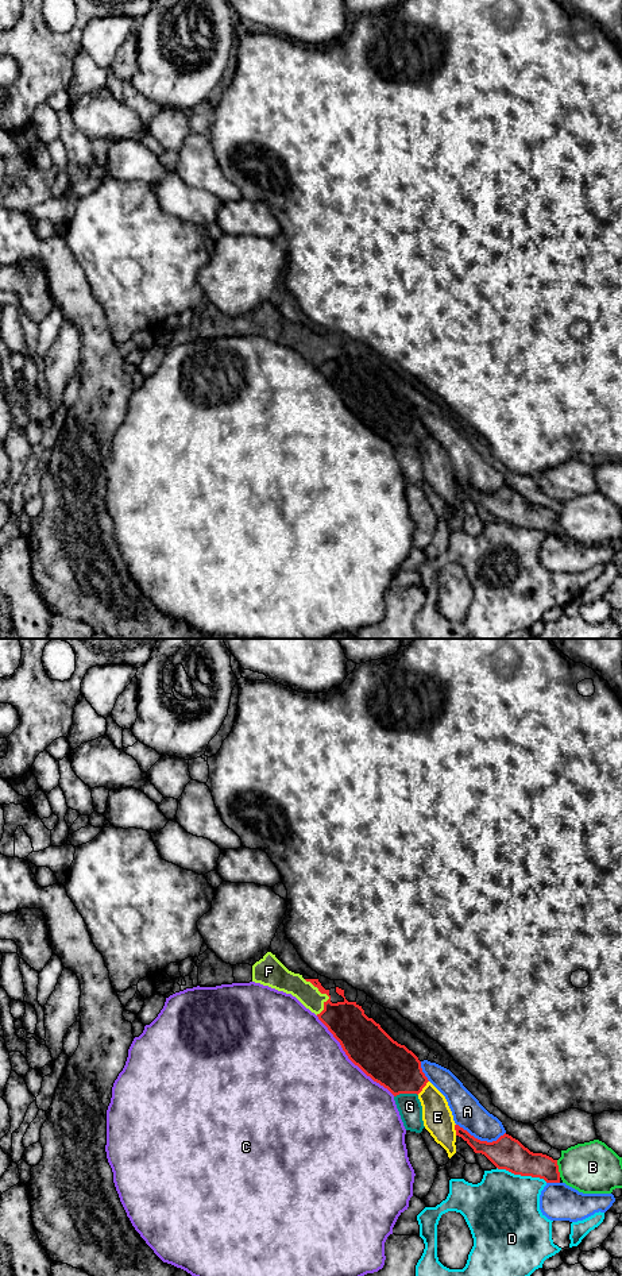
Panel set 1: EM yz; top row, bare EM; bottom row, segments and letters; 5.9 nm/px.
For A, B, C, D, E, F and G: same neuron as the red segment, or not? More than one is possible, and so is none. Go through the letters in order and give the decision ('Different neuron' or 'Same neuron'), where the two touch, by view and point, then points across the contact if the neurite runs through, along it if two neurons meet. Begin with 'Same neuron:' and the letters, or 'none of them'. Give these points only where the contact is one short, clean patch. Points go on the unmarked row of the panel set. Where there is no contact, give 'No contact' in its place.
Same neuron: none of them
A: Different neuron. Touches red at yz (479, 492)
B: Different neuron. Touches red at yz (557, 520)
C: Different neuron. Touches red at yz (351, 412)
D: Different neuron. Touches red at yz (522, 527)
E: Different neuron. Touches red at yz (424, 438)
F: Different neuron. Touches red at yz (325, 344)
G: Different neuron. Touches red at yz (405, 444)

